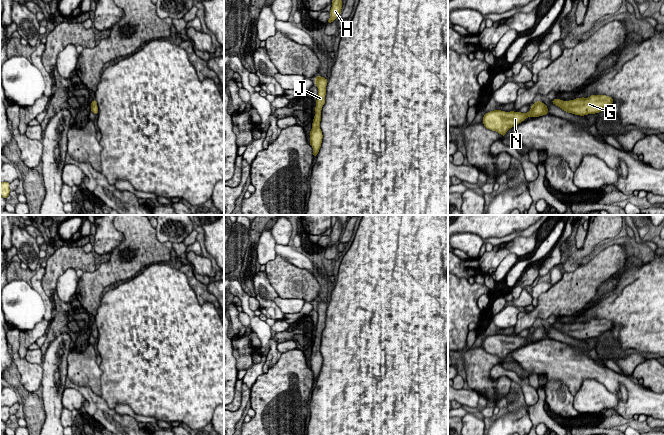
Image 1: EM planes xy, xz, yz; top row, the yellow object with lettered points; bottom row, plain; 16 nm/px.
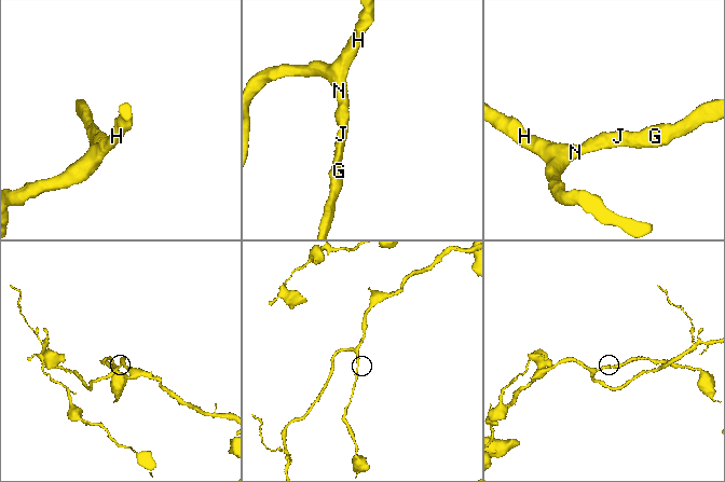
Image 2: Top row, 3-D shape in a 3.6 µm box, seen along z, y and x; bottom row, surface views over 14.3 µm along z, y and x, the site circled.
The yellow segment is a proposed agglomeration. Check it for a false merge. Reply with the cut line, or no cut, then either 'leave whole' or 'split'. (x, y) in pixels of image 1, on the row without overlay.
no cut; leave whole

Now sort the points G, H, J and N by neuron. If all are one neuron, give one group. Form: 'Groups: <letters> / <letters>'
Groups: G H J N

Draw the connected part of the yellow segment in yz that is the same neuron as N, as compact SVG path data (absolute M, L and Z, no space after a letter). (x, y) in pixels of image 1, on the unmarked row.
M537 325L532 330L528 337L521 336L505 336L494 334L486 337L483 341L483 348L487 353L496 355L502 360L512 351L524 345L527 341L539 341L548 338L547 330Z

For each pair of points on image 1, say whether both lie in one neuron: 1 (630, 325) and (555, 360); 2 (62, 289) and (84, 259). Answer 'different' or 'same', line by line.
1: different
2: different

